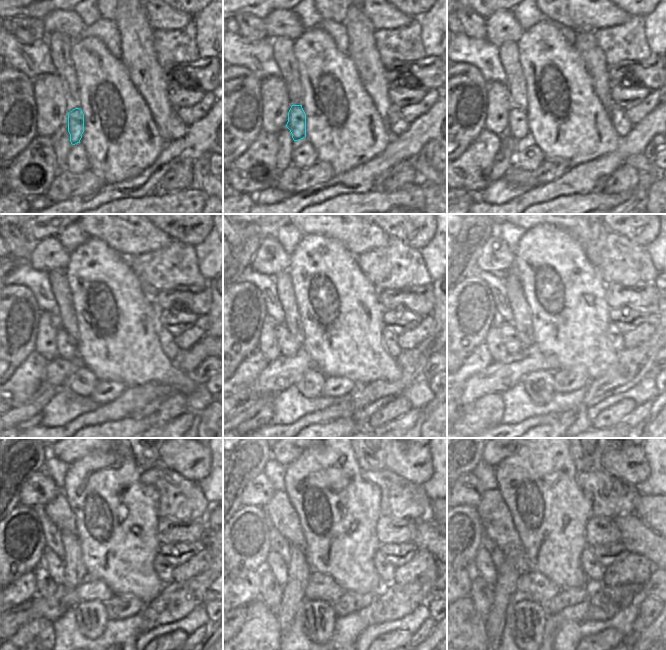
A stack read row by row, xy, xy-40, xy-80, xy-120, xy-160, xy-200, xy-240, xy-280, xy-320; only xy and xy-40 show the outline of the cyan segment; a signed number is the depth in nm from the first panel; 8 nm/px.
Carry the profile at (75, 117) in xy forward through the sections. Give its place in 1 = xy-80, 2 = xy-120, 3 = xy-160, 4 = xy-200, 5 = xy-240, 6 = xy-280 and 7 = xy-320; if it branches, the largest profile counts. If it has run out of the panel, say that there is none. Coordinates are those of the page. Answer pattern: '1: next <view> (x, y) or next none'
1: next xy-80 (517, 119)
2: next xy-120 (67, 346)
3: next xy-160 (289, 347)
4: next xy-200 (509, 336)
5: next xy-240 (54, 565)
6: next xy-280 (274, 561)
7: next xy-320 (483, 565)

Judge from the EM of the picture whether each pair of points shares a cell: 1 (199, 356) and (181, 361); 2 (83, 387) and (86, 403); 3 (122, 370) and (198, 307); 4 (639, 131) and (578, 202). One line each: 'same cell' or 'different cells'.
1: same cell
2: different cells
3: different cells
4: different cells

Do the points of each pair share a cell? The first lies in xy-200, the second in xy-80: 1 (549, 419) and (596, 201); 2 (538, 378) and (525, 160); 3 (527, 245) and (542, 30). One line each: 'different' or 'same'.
1: different
2: same
3: same

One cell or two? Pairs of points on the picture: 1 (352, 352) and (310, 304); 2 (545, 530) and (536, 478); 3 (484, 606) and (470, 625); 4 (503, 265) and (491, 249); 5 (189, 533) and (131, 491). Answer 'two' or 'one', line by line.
1: one
2: one
3: two
4: one
5: two

